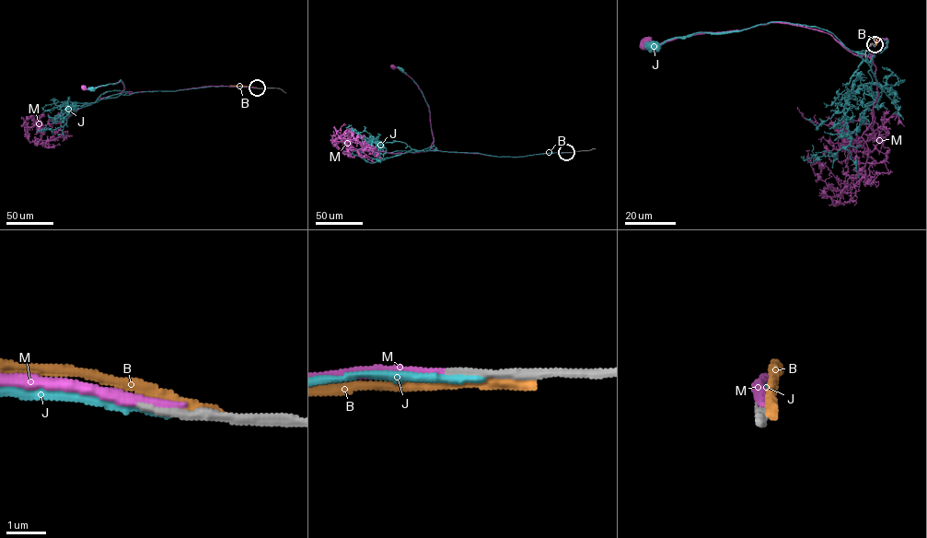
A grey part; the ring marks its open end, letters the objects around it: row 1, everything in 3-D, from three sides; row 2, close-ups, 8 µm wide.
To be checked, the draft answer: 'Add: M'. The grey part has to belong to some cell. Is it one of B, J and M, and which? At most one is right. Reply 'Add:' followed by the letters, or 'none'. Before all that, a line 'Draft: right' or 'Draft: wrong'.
Draft: right
Add: M

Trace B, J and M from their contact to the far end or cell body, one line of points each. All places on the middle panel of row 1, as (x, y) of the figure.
B: (567, 152), (538, 154)
J: (566, 152), (498, 157), (434, 150), (429, 107), (418, 86), (401, 69)
M: (566, 152), (498, 157), (432, 148), (430, 113), (422, 91), (407, 75), (392, 66)

